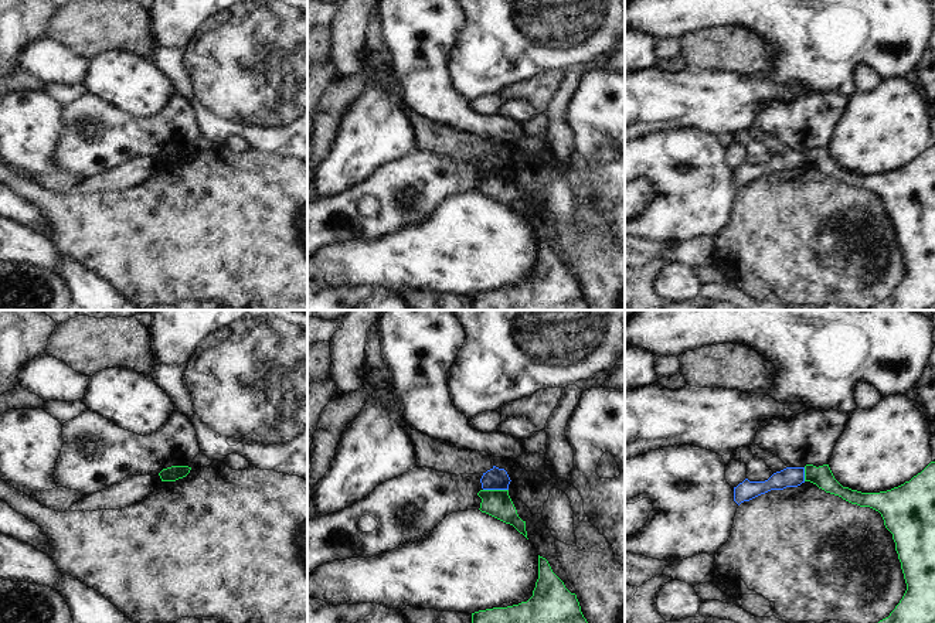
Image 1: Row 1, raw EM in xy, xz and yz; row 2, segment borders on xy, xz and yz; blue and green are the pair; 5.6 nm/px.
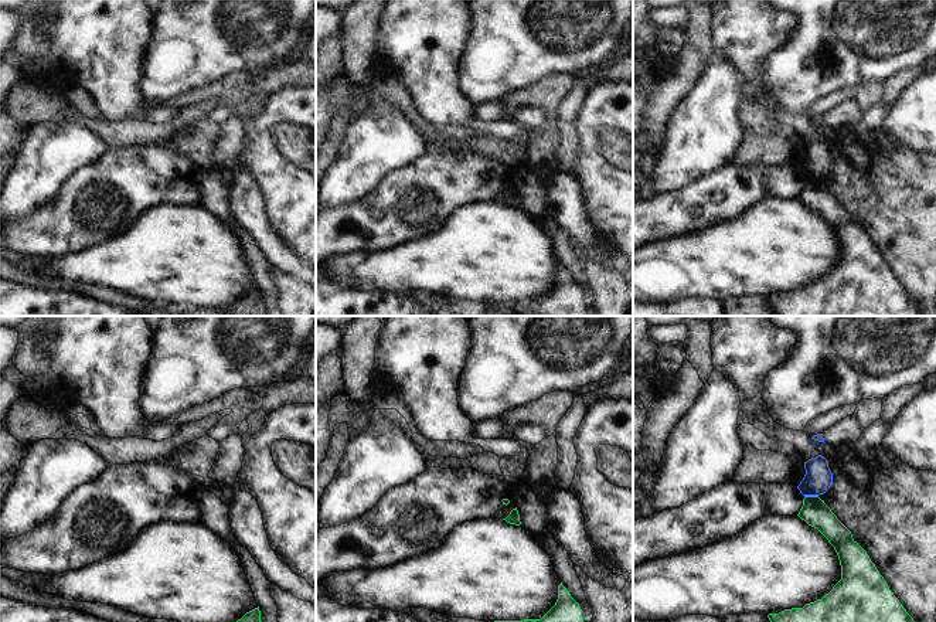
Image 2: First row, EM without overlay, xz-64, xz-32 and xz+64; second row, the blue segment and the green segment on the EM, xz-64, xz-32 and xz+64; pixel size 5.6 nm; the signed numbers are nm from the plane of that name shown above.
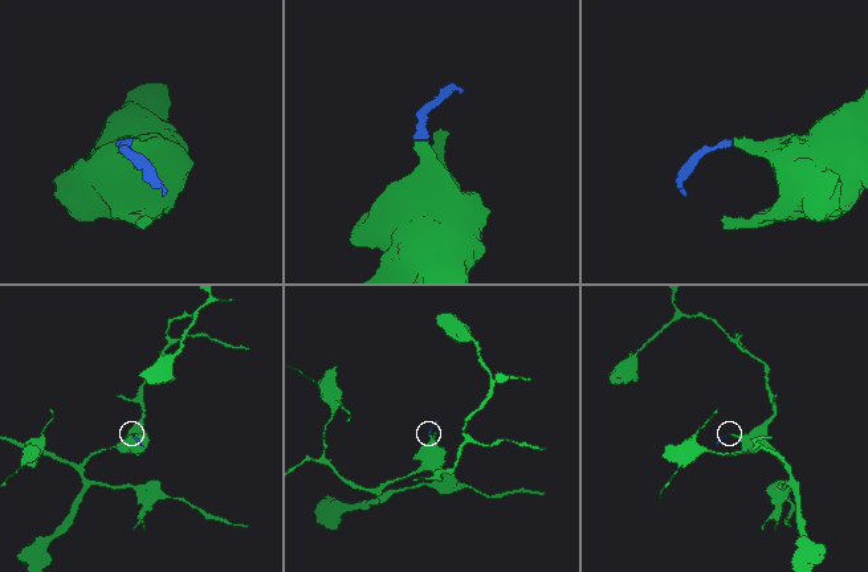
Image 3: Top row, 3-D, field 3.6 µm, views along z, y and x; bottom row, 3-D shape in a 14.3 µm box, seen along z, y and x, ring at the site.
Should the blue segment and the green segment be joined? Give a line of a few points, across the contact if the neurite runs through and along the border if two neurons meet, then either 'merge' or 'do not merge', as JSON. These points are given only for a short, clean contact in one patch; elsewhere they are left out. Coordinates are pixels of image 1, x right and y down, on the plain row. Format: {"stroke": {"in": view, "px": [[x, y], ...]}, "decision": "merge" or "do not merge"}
{"decision": "do not merge"}

